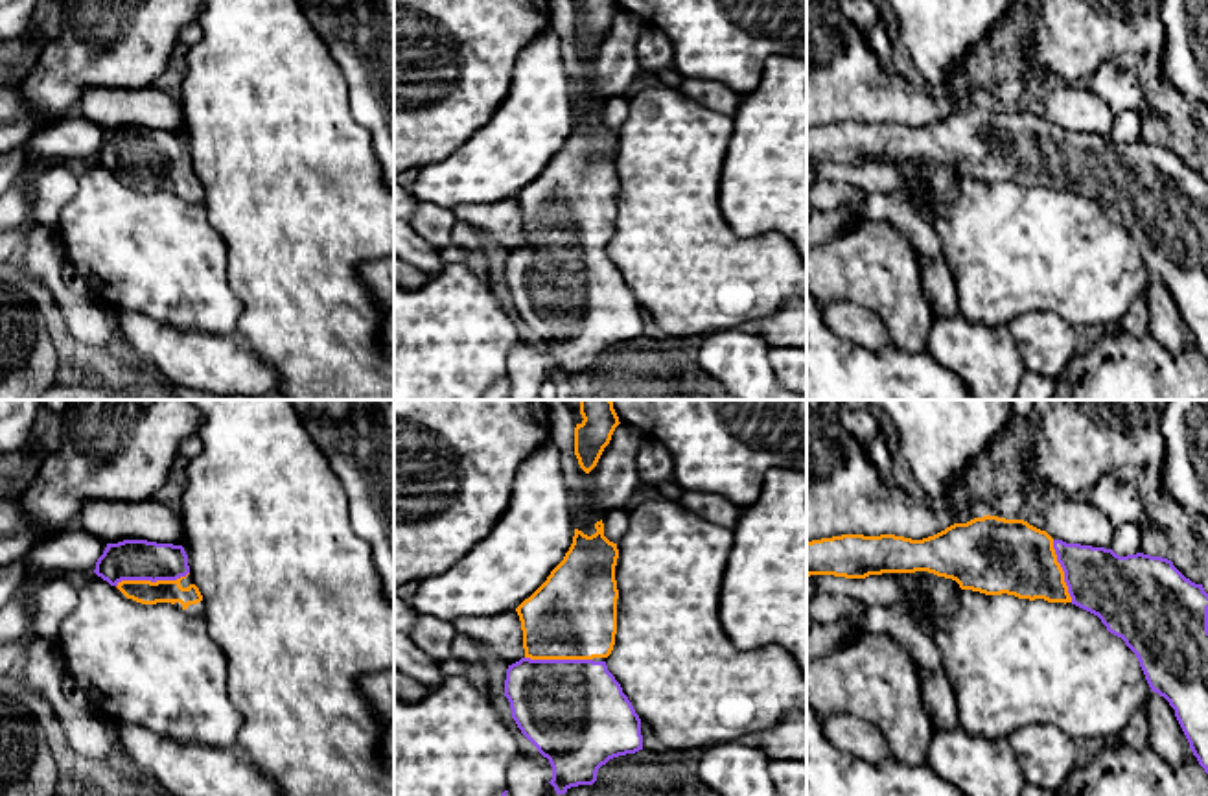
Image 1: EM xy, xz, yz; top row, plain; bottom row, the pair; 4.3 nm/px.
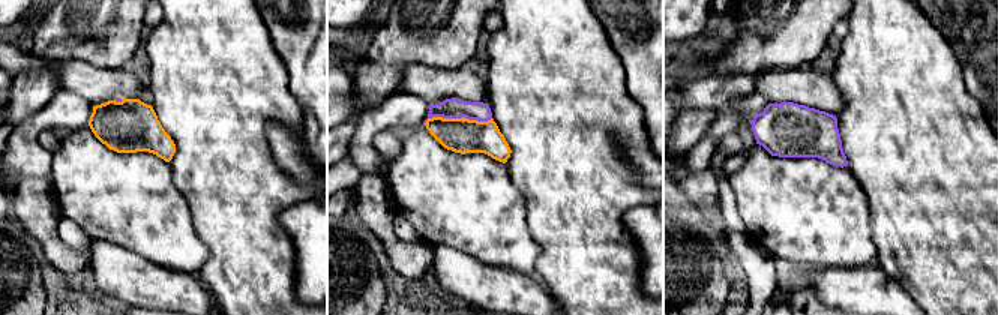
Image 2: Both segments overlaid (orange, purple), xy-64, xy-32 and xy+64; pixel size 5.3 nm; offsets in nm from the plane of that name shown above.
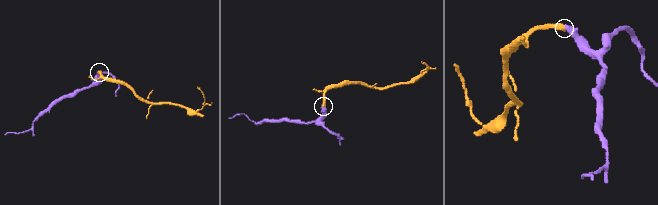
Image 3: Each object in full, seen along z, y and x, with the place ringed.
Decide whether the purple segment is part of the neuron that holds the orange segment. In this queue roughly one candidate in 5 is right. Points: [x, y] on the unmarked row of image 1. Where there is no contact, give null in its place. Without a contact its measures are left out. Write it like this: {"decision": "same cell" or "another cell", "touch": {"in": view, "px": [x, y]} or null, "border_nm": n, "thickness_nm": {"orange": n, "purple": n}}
{"decision": "same cell", "touch": {"in": "xy", "px": [150, 168]}, "border_nm": 320, "thickness_nm": {"orange": 110, "purple": 180}}

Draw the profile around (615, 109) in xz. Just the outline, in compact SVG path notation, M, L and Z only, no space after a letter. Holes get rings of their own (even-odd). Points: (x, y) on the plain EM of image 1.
M626 96L611 98L604 103L604 123L617 131L630 114L630 100Z

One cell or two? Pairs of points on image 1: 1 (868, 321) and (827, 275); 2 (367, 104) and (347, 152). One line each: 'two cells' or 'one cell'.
1: two cells
2: two cells

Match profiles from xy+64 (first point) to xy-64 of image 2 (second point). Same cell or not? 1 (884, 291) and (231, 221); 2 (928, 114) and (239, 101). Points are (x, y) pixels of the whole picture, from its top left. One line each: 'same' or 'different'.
1: different
2: same

